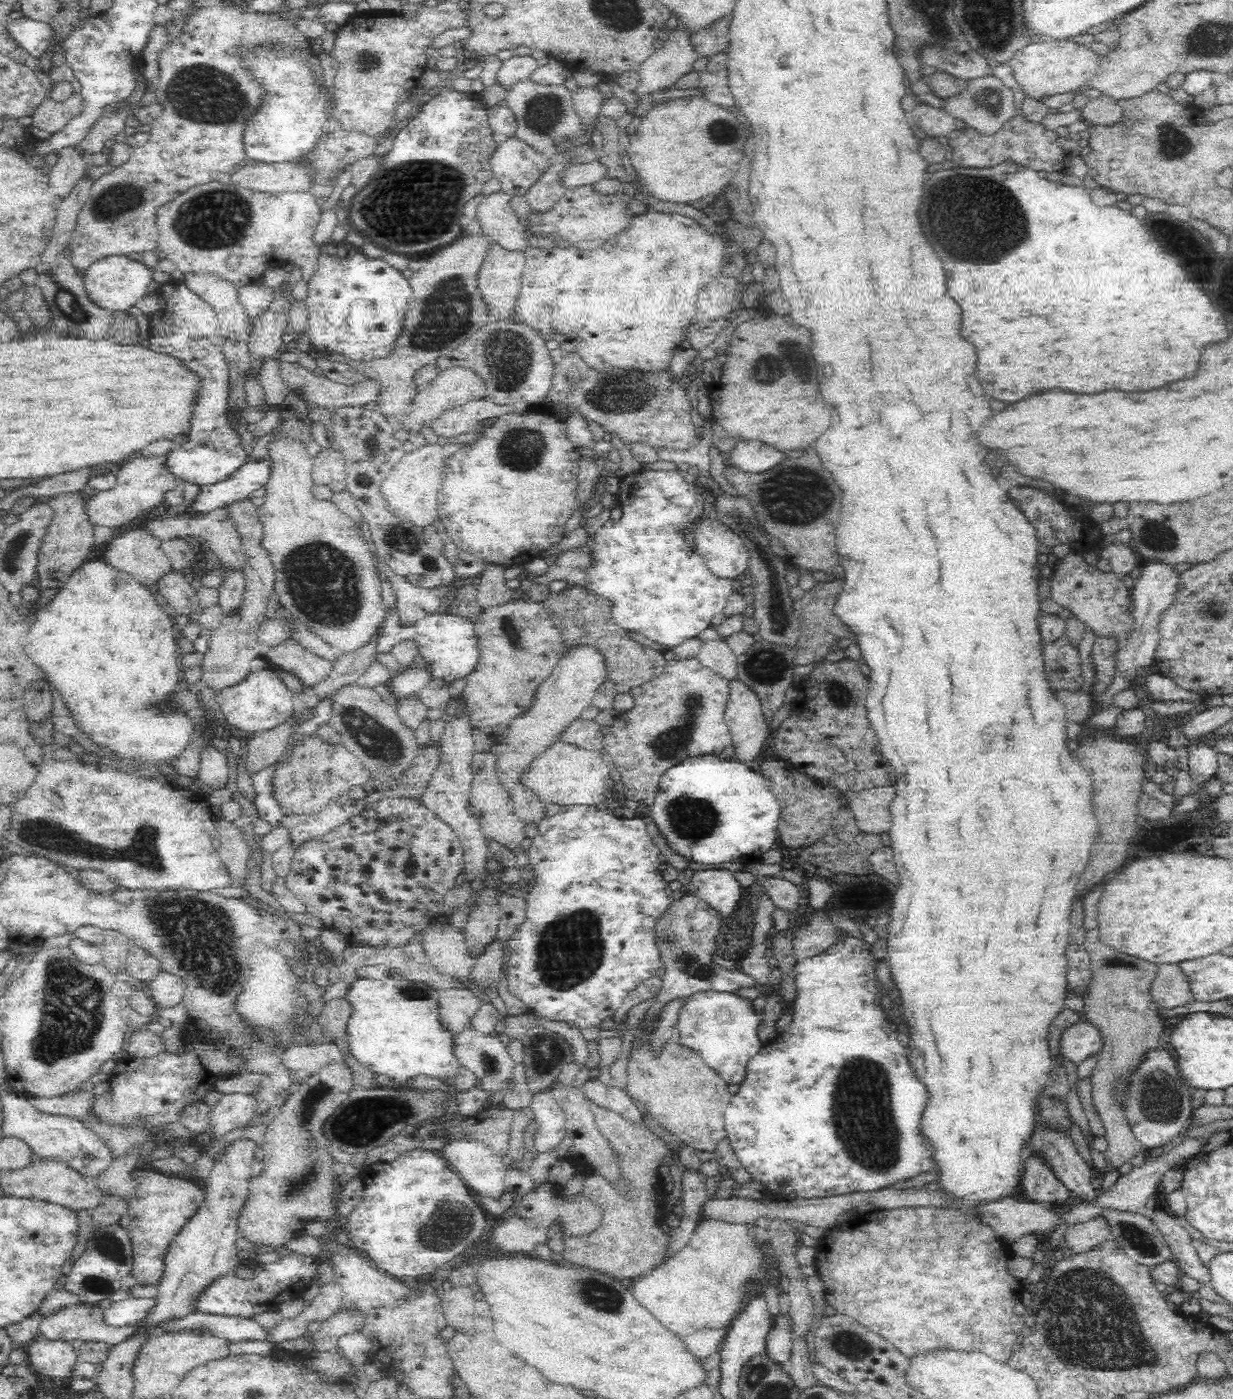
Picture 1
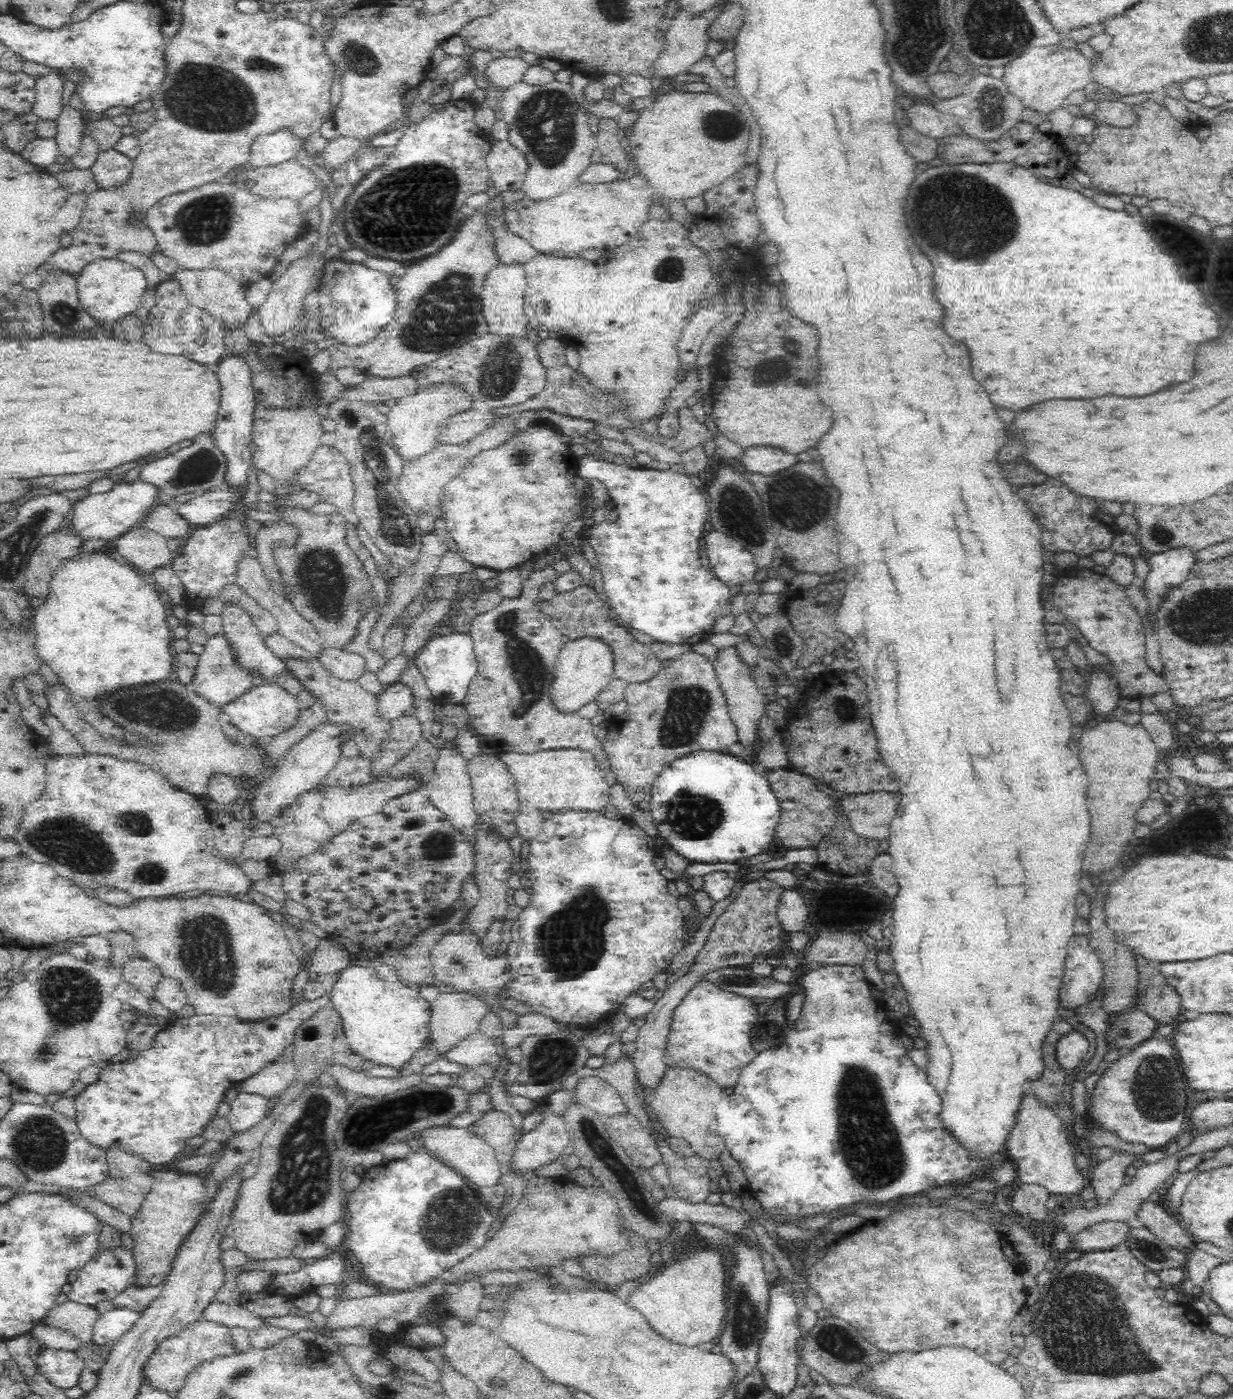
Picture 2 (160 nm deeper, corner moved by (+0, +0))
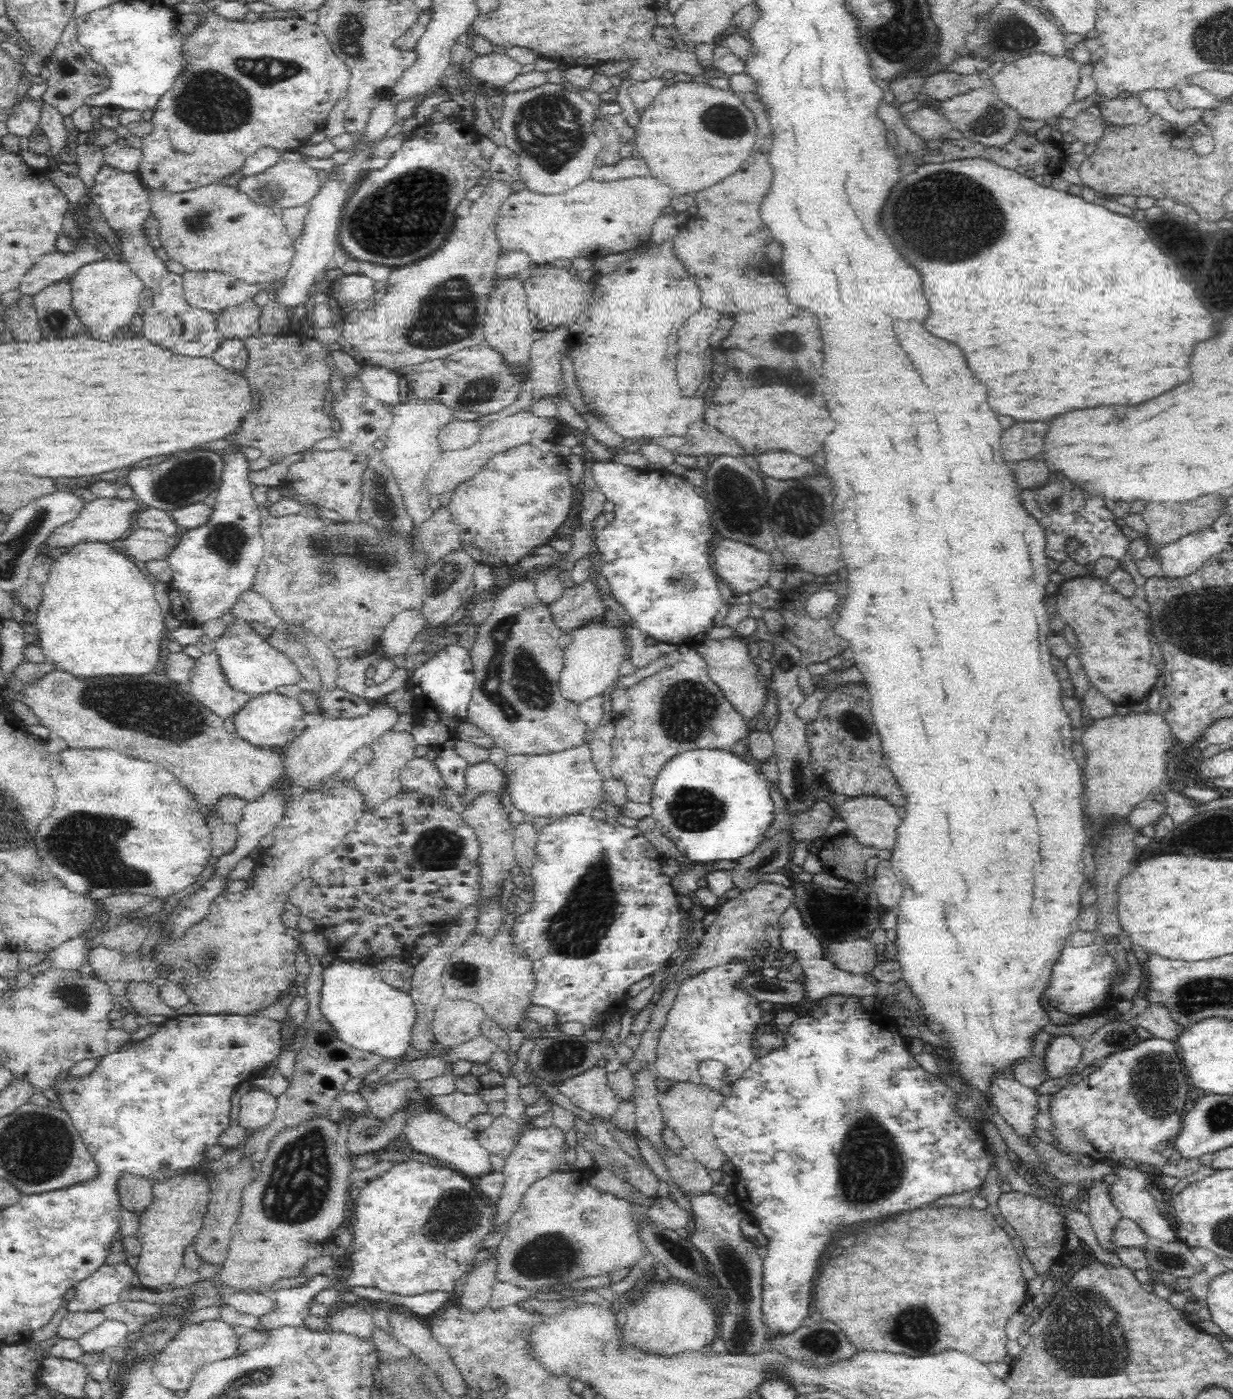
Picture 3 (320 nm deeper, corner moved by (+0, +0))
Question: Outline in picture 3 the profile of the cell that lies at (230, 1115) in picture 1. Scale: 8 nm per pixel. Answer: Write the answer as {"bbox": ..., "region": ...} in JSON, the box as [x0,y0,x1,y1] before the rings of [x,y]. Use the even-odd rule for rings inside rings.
{"bbox":[236,1088,276,1132],"region":[[[251,1088],[241,1096],[240,1114],[236,1122],[248,1132],[264,1126],[274,1120],[276,1098],[267,1092]]]}

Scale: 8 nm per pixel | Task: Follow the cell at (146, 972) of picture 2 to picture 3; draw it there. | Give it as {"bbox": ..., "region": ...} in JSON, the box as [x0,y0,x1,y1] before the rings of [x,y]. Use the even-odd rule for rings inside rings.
{"bbox":[126,980,177,1018],"region":[[[152,980],[127,983],[126,998],[138,1016],[163,1015],[168,1018],[177,1015],[176,1009],[169,1008],[159,997],[160,983]]]}

